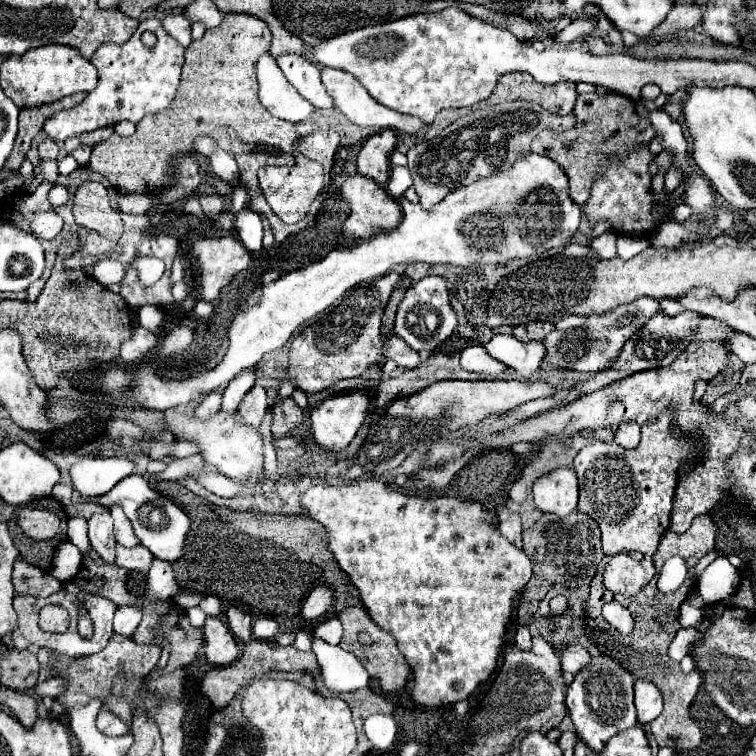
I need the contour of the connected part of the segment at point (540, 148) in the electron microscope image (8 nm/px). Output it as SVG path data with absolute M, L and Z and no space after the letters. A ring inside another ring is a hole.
M581 93L577 95L575 105L575 127L571 131L563 131L563 135L551 133L551 129L539 133L531 143L531 153L545 155L559 163L569 177L569 193L577 205L583 205L589 199L591 179L595 177L603 155L623 153L629 143L649 143L655 137L655 129L651 121L645 117L637 117L635 103L619 93Z

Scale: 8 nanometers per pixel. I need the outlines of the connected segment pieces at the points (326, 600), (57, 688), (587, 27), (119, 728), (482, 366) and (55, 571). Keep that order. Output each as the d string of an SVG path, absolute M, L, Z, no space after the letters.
M319 585L305 599L301 614L306 620L316 620L325 615L333 603L333 591L327 585Z
M49 677L47 681L37 683L33 691L35 691L35 695L39 699L43 699L43 697L55 697L55 695L59 695L65 689L65 685L67 685L67 677Z
M574 20L552 39L555 42L567 44L593 33L594 30L595 25L590 20Z
M101 707L97 715L97 729L105 735L125 735L129 733L129 725L123 723L119 717L115 717L107 707Z
M469 345L467 349L463 349L461 367L465 371L475 371L475 373L481 373L481 375L487 375L487 377L495 377L495 375L507 371L507 365L493 359L485 351L485 347L481 347L481 345Z
M69 541L61 543L55 551L49 575L59 583L67 583L79 573L79 569L81 569L81 553L77 551L77 547L73 547Z

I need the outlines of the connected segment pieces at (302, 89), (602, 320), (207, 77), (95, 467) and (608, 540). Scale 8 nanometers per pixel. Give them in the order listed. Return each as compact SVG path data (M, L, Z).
M281 55L277 57L277 65L285 73L287 81L299 91L299 95L303 95L317 109L335 107L331 103L331 95L327 95L327 89L323 89L323 83L319 79L321 69L315 63L301 55Z
M639 297L633 303L617 307L615 311L607 311L607 315L589 315L587 327L567 329L567 331L555 329L549 333L545 339L547 357L555 367L561 367L561 369L577 369L581 373L605 371L617 363L623 351L623 343L627 343L627 339L635 335L639 327L643 327L643 323L647 323L647 319L651 319L657 313L663 313L659 307L659 301L651 297Z
M225 13L219 27L207 29L203 39L193 41L185 49L183 77L171 107L143 119L129 139L114 133L107 141L97 143L91 153L91 171L101 173L111 187L123 193L159 191L169 181L171 155L191 153L191 143L197 135L207 135L221 125L265 127L265 143L269 143L269 147L285 147L285 153L291 153L297 163L309 163L307 157L295 153L295 143L299 141L295 125L275 119L257 99L255 59L267 53L269 45L271 31L259 17L247 13Z
M83 457L71 467L69 475L73 479L73 487L85 499L93 499L109 493L121 479L133 473L135 465L135 461L125 457Z
M667 407L657 421L643 423L641 443L635 449L593 441L585 445L573 461L579 479L577 509L599 523L605 555L639 551L651 557L657 551L663 533L669 529L679 469L697 449L693 439L673 433L673 411L675 407Z

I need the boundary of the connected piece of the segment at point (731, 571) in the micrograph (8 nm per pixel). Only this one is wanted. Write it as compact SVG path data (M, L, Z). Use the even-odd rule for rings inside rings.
M725 555L717 557L699 577L697 589L705 603L719 603L733 595L741 585L741 575Z

